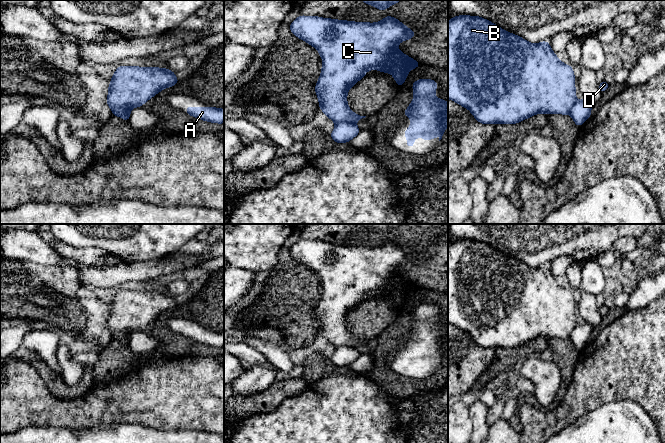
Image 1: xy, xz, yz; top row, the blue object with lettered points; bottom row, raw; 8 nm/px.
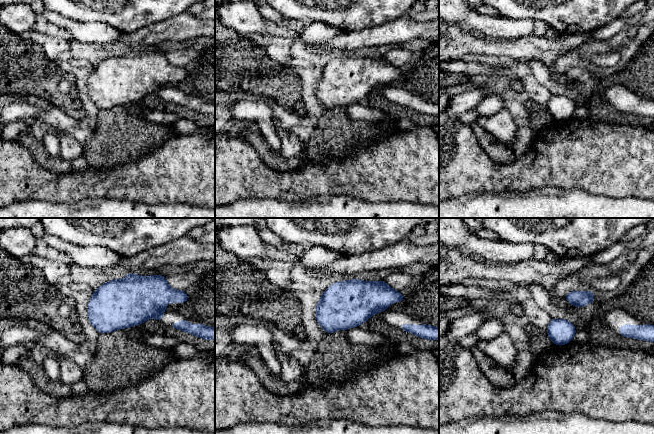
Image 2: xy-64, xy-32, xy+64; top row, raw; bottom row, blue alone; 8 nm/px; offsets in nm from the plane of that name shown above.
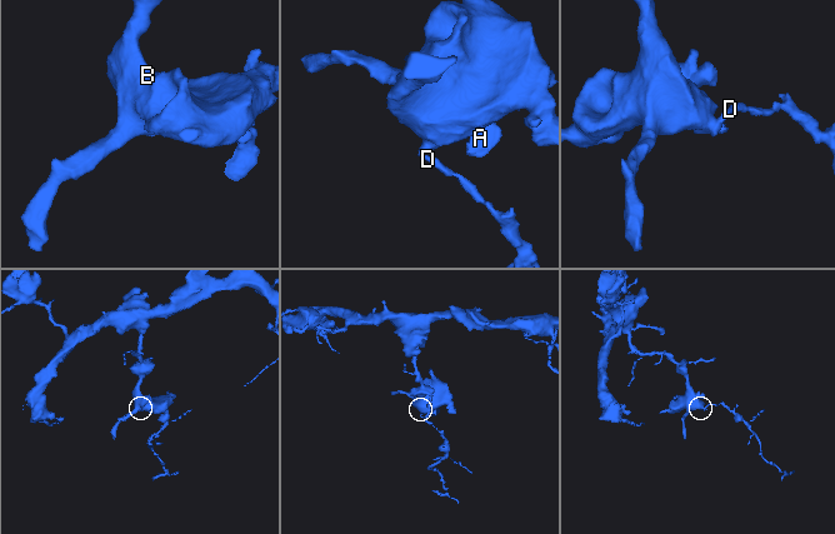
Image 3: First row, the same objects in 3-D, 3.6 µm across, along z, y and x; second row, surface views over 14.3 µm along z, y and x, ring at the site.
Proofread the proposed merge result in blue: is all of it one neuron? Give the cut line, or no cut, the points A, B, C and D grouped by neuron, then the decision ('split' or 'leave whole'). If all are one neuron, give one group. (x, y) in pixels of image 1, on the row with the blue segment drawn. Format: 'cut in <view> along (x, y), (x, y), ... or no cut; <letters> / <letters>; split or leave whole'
cut in xy along (130, 109), (115, 108), (112, 111); A B C / D; split

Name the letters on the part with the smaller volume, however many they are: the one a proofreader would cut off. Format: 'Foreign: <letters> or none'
Foreign: D

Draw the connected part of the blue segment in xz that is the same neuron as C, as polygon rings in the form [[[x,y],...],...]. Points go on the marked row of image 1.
[[[300,15],[290,24],[290,31],[319,51],[323,66],[315,92],[319,99],[320,110],[335,124],[355,124],[366,117],[350,110],[347,104],[347,92],[368,70],[377,69],[379,72],[391,73],[400,87],[404,84],[409,71],[421,64],[403,54],[397,47],[400,42],[417,36],[414,30],[410,30],[391,16],[386,16],[380,22],[367,23]]]

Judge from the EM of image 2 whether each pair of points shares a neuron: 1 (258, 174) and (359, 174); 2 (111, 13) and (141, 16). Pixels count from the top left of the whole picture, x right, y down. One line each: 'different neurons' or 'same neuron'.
1: same neuron
2: same neuron

